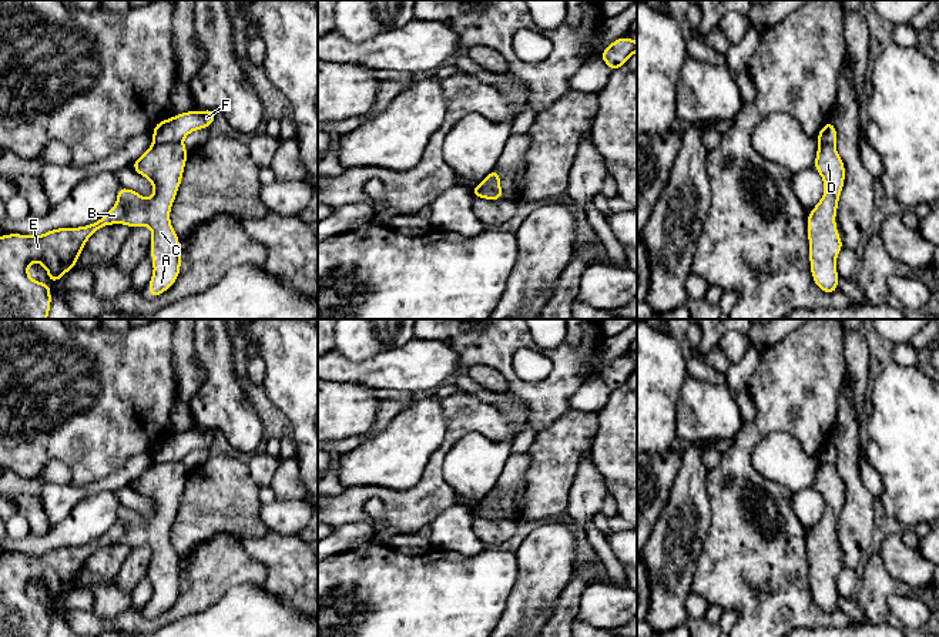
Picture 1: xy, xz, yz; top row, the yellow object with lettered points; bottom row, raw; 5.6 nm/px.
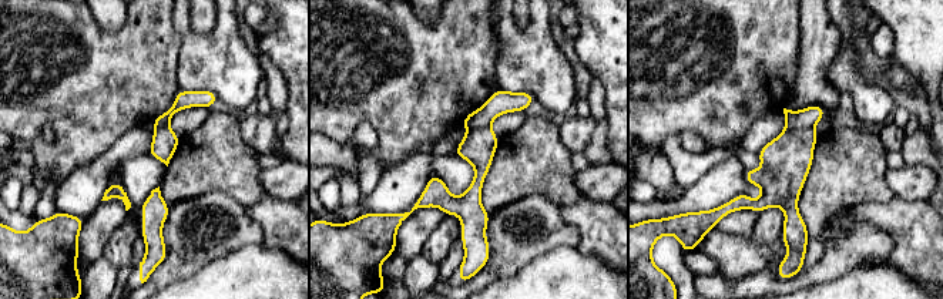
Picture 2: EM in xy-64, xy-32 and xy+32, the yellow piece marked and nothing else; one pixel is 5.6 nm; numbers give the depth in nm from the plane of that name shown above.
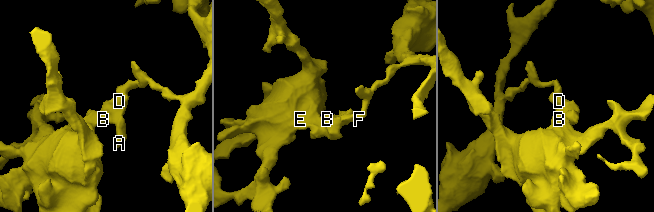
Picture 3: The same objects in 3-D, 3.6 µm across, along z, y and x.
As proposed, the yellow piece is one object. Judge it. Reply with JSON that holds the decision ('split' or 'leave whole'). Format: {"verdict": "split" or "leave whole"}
{"verdict": "split"}

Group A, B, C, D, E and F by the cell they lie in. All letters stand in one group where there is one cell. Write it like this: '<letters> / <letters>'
A B C D E / F

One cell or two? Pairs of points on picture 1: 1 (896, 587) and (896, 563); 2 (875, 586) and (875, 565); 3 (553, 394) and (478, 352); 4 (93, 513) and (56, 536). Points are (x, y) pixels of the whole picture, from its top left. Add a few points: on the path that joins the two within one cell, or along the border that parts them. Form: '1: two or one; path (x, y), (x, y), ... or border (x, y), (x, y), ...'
1: two; border (878, 553), (892, 577), (912, 590), (924, 587)
2: one; path (875, 580), (875, 570)
3: one; path (533, 394), (525, 391), (497, 361)
4: one; path (84, 522), (73, 532), (64, 535)

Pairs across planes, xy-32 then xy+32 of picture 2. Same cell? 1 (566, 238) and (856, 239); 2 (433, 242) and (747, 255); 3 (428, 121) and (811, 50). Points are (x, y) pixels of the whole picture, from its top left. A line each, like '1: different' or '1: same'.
1: same
2: different
3: different

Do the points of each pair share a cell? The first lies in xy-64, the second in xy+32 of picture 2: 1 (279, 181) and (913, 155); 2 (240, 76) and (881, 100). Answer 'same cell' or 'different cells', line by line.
1: different cells
2: same cell

